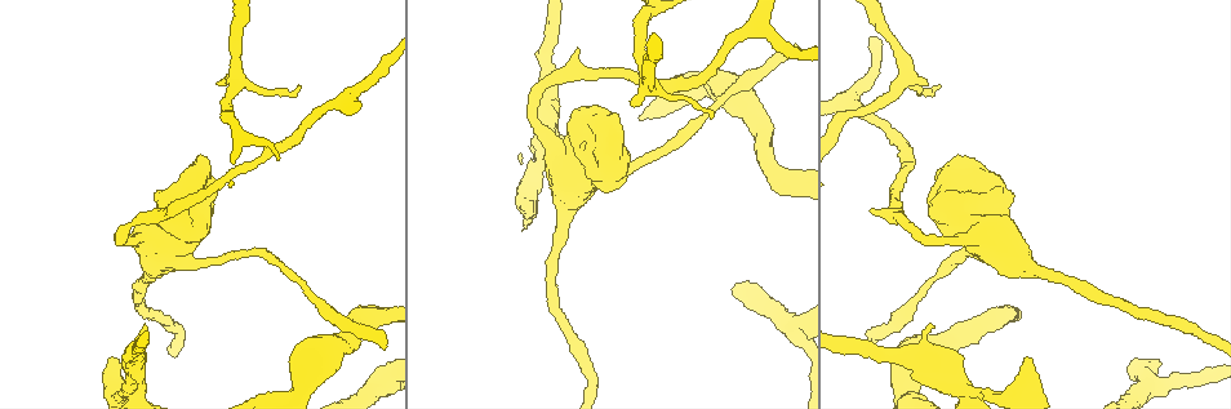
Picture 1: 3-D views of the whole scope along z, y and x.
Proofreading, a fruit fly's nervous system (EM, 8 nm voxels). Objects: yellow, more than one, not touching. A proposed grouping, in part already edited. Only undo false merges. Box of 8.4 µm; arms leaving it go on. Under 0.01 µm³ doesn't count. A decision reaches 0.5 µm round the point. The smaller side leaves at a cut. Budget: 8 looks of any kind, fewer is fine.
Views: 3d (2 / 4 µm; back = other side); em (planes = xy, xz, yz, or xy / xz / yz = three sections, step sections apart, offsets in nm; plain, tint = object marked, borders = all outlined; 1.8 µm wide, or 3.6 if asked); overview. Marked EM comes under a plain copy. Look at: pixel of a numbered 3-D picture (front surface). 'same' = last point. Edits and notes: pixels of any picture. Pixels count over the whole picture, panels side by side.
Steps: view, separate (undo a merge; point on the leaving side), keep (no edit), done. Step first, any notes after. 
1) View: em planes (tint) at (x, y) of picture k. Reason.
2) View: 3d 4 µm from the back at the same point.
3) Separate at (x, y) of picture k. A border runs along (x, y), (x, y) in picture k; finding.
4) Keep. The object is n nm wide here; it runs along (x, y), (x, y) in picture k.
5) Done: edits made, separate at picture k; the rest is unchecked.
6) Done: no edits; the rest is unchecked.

View: 3d 4 µm at (594, 137) of picture 1. Touches itself.

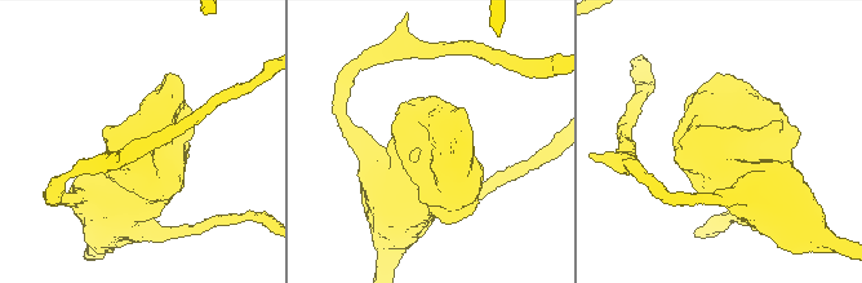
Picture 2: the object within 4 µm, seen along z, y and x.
View: em 3.6 µm xz step 16 (tint) at (729, 159) of picture 2.

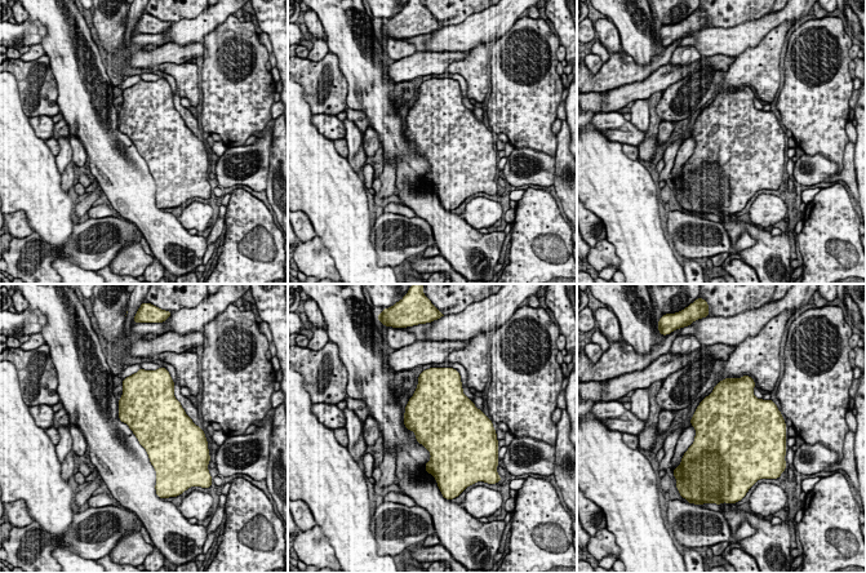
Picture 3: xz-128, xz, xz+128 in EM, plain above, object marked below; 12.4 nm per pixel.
View: em 3.6 µm planes (tint) at the same point. Another direction.

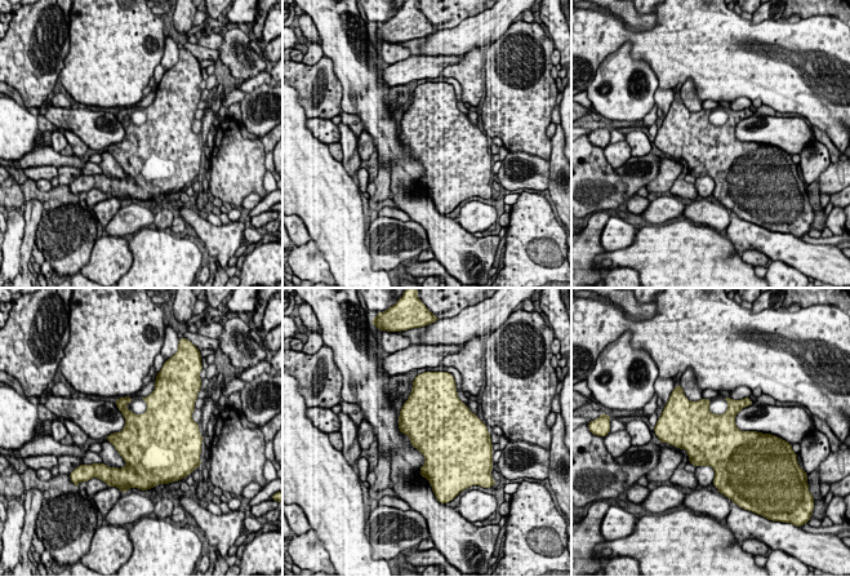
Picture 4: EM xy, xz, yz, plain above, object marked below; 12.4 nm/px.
Keep. All the same cell.

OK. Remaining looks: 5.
View: 3d 4 µm at (134, 364) of picture 1. Branch point.

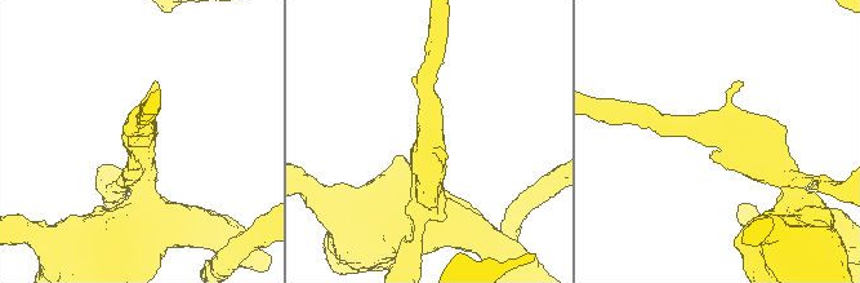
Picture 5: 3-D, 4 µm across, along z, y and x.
View: em planes (tint) at (428, 156) of picture 5. Shape alone is not enough.

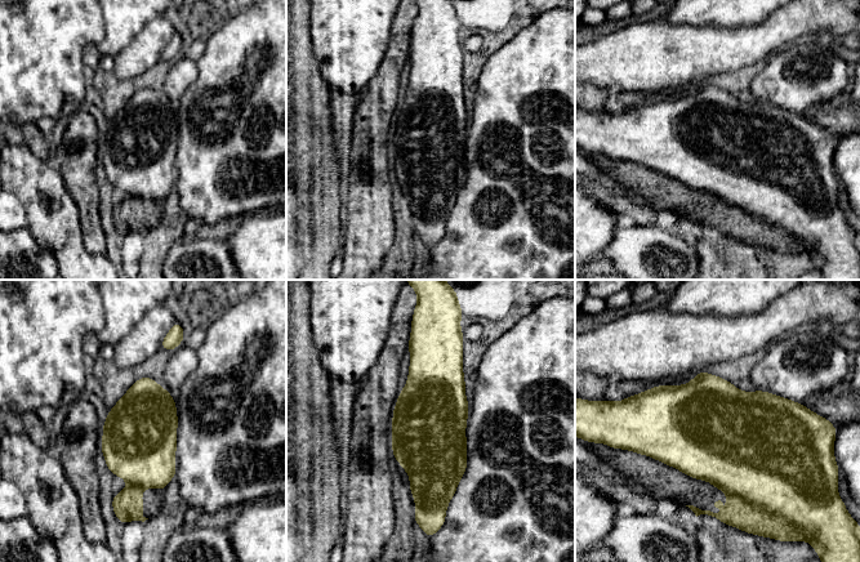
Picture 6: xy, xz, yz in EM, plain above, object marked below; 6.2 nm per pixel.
Separate at (739, 513) of picture 6. A second cell is stuck on.

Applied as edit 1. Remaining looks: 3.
View: overview. Redraw.

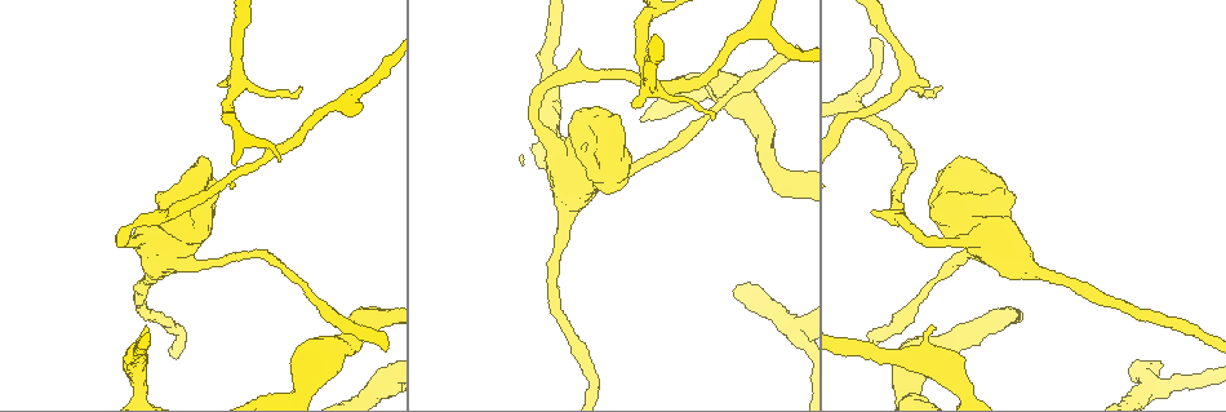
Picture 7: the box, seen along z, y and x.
View: 3d 4 µm at (236, 77) of picture 7. A fork.

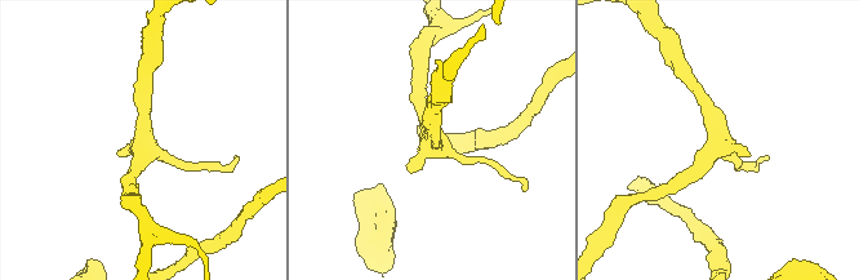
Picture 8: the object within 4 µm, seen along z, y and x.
View: em planes (tint) at (144, 145) of picture 8. Shape alone is not enough.

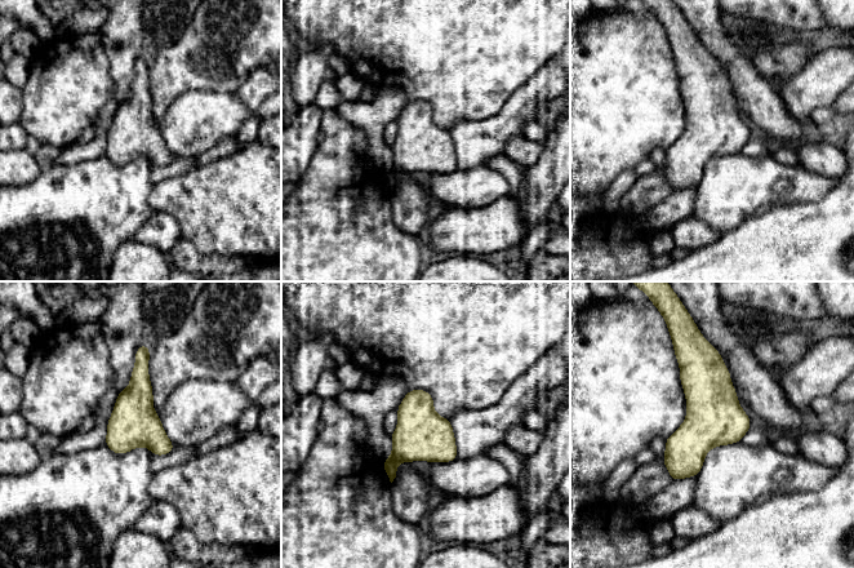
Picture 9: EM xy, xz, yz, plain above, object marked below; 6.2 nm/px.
Keep. The object is 300 nm wide here; one cell here.

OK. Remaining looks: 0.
Done: edits made, separate at picture 6; the rest is unchecked.

